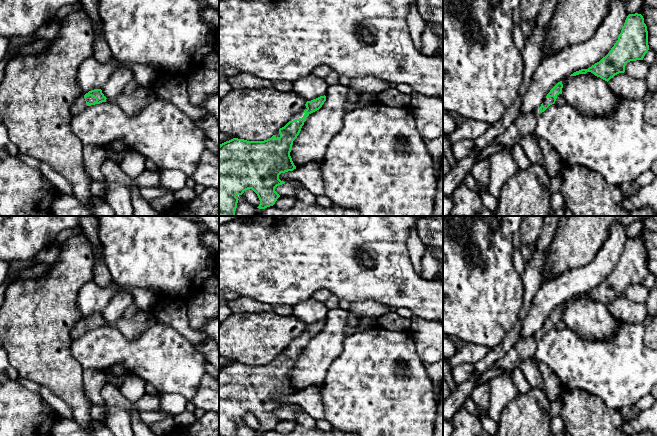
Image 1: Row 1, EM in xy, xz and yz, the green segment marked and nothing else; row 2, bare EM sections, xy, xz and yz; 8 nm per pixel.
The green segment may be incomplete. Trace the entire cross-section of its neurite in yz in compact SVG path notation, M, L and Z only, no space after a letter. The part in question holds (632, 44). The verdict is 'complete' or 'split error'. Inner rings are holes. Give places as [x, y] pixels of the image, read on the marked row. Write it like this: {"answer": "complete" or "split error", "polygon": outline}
{"answer": "complete", "polygon": "M629 14L609 53L588 69L581 69L570 76L591 72L608 82L615 75L624 73L628 62L643 60L648 50L648 31L643 16Z"}

